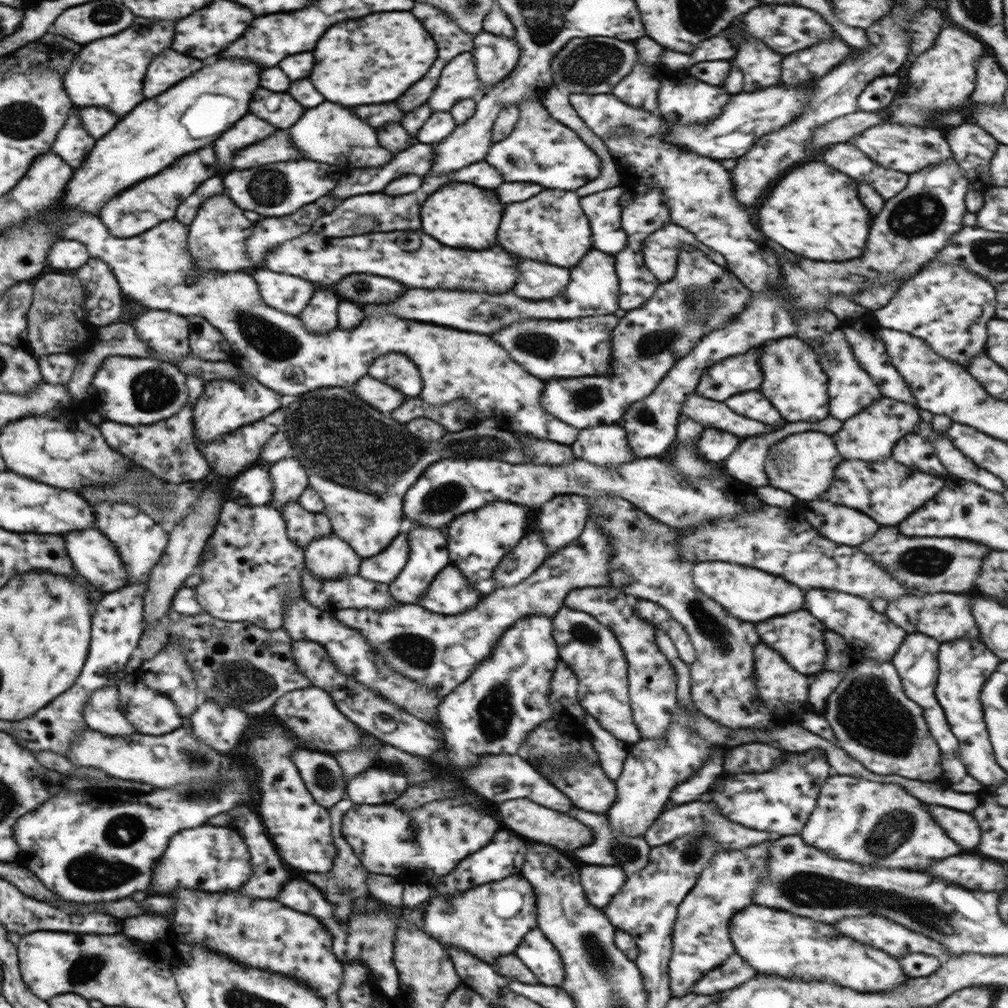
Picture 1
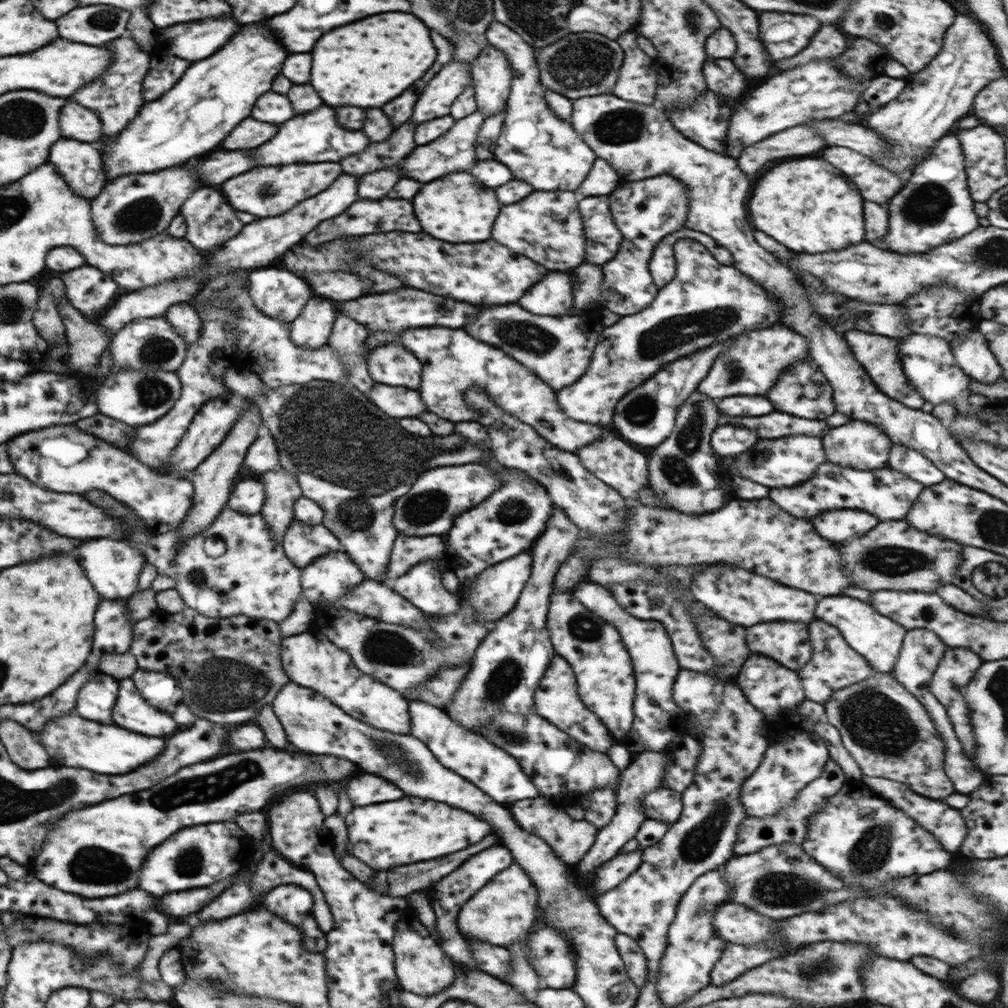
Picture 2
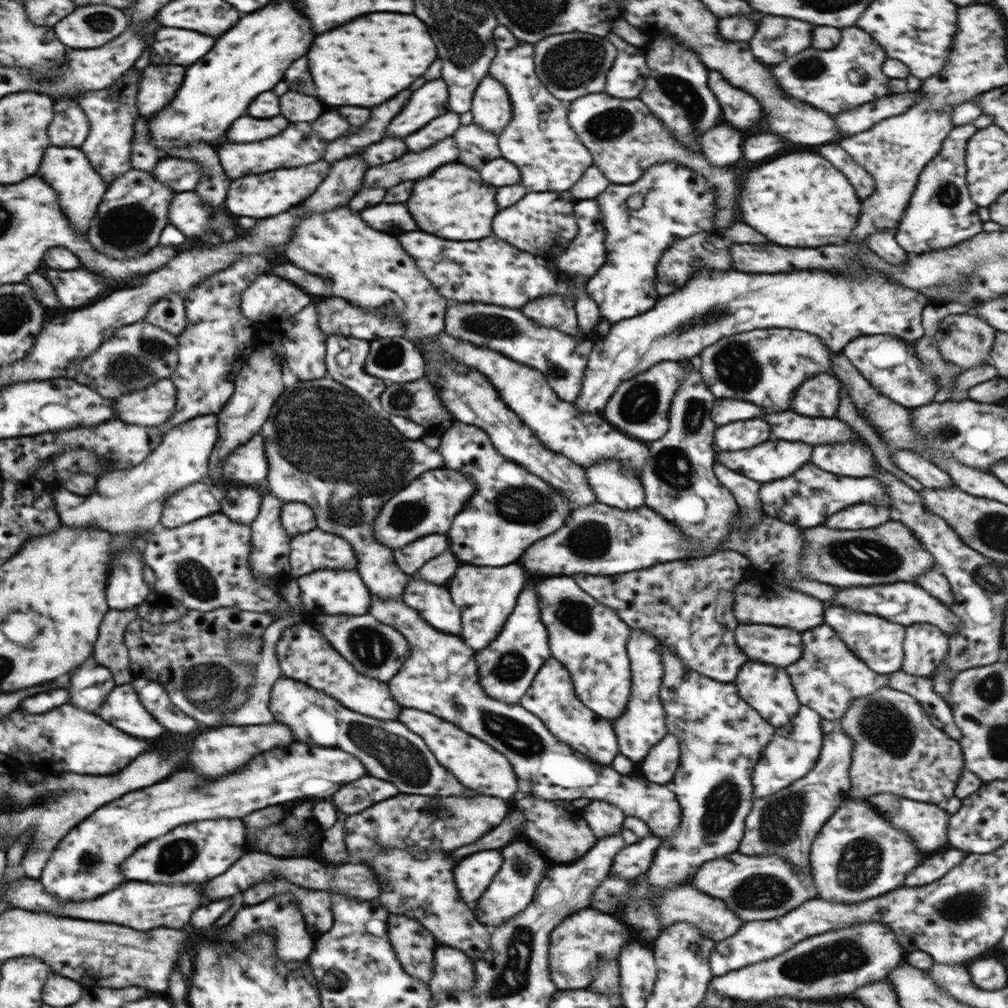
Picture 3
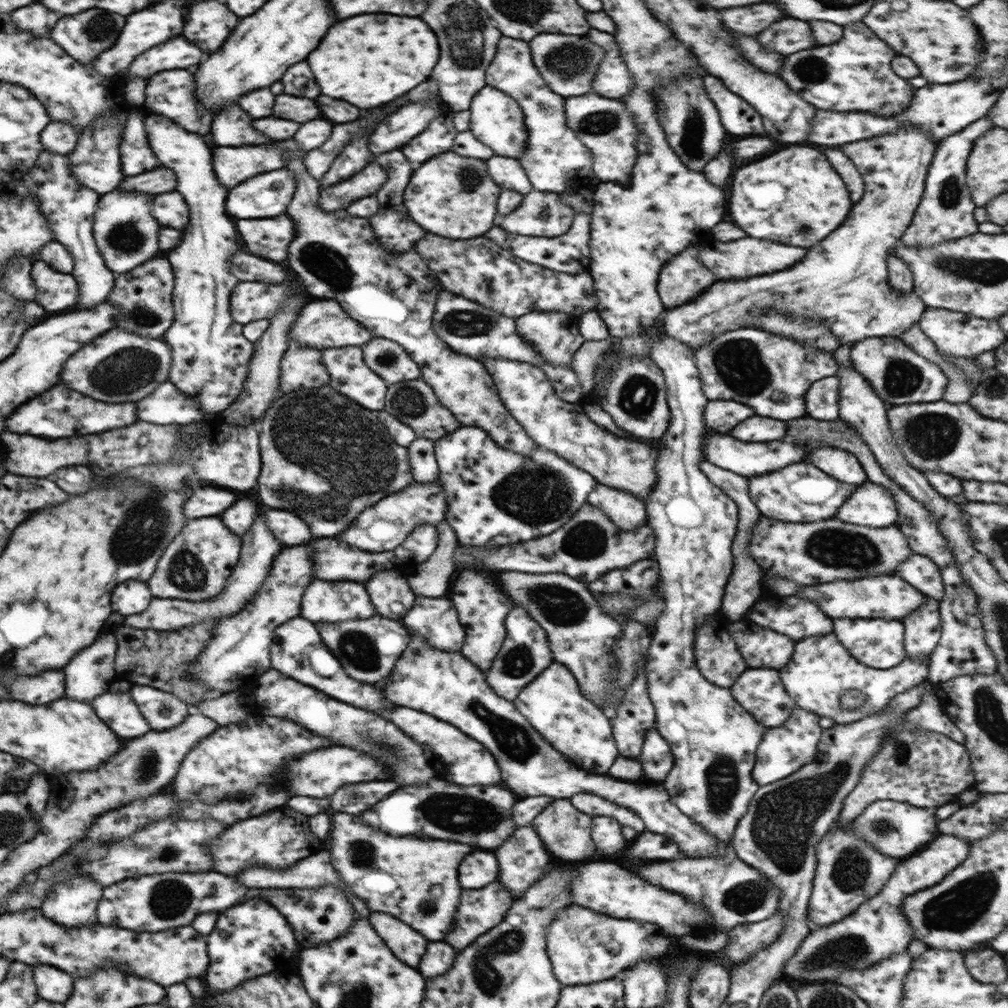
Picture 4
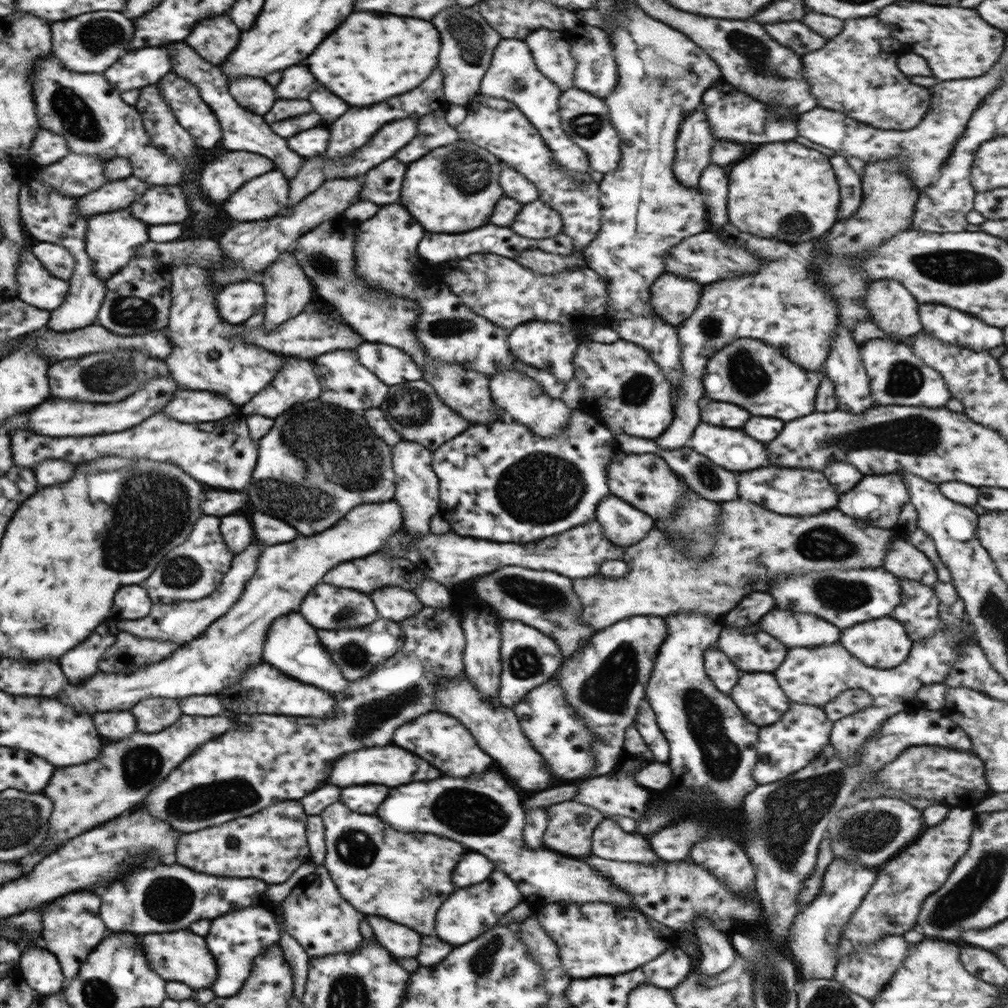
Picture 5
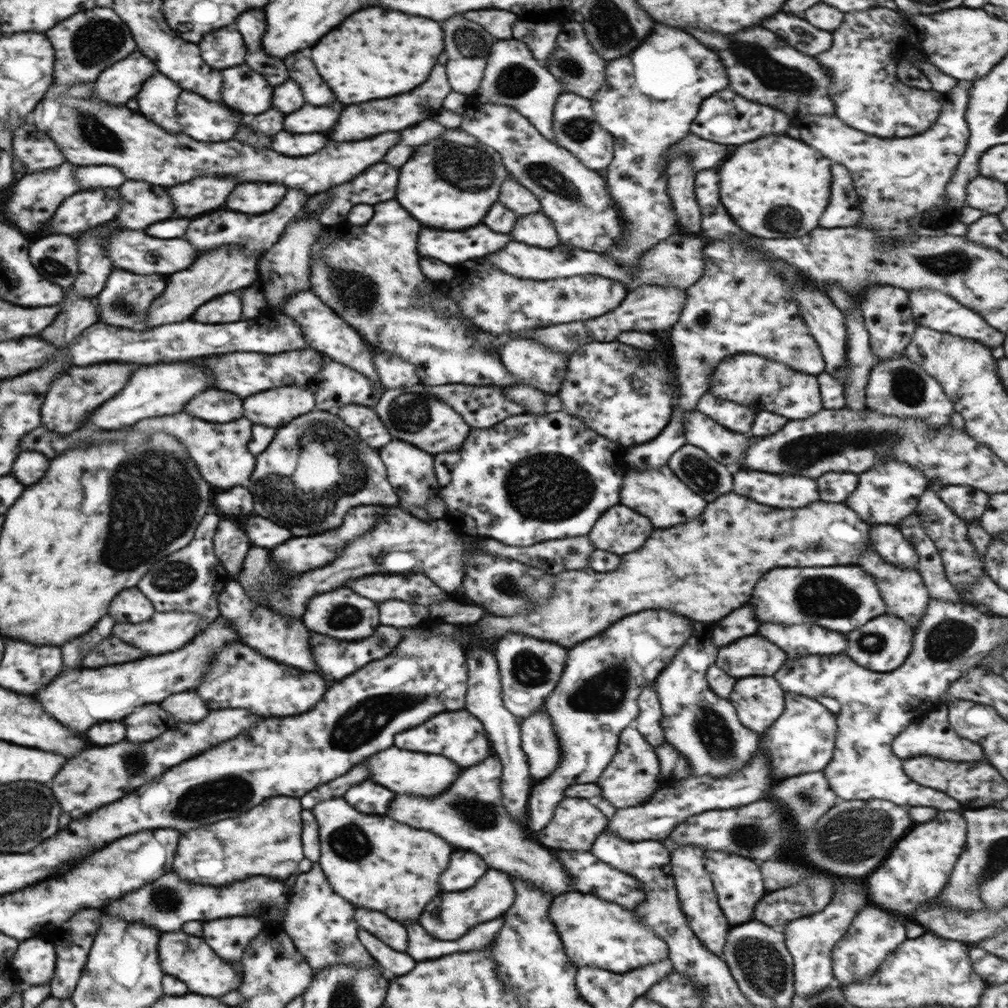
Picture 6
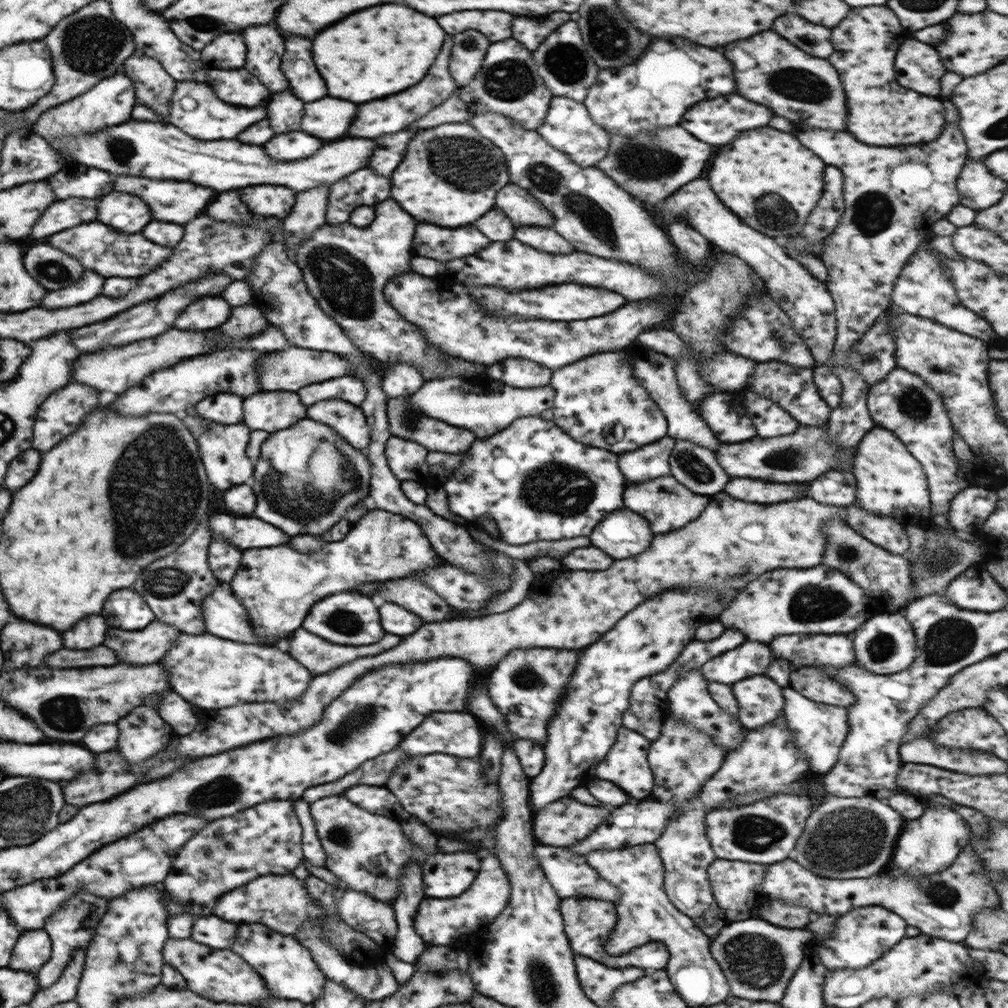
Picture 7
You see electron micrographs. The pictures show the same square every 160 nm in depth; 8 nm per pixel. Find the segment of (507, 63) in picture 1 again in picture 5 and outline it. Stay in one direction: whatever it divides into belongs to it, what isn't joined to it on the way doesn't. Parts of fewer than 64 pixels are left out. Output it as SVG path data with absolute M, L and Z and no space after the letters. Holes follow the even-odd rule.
M480 94L466 108L466 118L455 127L459 138L485 148L533 182L541 201L561 216L562 232L574 240L574 247L586 248L596 238L601 226L599 184L592 180L589 172L572 174L555 163L552 151L544 144L539 132L513 103Z

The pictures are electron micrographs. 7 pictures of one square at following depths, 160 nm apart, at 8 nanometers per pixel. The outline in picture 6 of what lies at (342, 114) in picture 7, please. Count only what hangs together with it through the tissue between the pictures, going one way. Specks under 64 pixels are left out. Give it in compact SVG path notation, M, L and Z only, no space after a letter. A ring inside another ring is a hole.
M334 102L330 106L322 106L322 108L314 108L310 104L306 104L304 108L286 116L284 130L298 132L298 134L328 132L328 130L334 128L342 110L344 110L344 106L340 102Z

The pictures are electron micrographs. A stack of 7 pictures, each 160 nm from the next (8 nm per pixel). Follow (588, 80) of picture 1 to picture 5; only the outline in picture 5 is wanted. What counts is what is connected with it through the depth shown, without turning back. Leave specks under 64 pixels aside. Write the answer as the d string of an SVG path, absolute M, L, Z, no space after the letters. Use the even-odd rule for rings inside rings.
M538 28L528 34L525 43L538 70L556 83L560 90L573 85L575 60L570 52L570 43L564 40L560 31Z

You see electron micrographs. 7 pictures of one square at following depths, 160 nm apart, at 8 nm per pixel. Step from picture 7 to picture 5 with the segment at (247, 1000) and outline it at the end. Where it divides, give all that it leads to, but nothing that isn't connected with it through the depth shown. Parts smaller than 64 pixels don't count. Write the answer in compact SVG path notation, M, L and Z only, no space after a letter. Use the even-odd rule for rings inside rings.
M188 930L138 935L142 952L148 960L152 972L160 975L166 982L178 981L187 984L195 991L210 989L217 979L218 970L214 956L208 951L204 937Z

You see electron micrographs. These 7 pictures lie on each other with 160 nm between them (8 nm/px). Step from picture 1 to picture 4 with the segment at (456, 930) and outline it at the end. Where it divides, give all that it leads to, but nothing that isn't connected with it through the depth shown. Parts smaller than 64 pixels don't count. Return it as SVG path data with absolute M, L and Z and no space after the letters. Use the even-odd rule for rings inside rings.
M526 825L524 828L517 828L509 836L509 839L494 852L499 862L498 879L513 894L513 900L520 898L528 887L540 880L542 874L546 874L546 872L550 872L551 868L554 868L554 865L552 865L554 858L547 851L536 829L530 825Z

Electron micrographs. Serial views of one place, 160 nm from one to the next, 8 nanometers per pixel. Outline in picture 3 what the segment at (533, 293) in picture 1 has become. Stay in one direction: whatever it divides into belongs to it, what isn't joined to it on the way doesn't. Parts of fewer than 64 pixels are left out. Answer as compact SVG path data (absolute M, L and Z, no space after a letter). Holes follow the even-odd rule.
M550 294L550 296L537 298L530 304L526 304L526 308L522 308L522 312L540 326L555 328L572 336L579 334L577 329L578 312L575 310L574 300L565 296Z

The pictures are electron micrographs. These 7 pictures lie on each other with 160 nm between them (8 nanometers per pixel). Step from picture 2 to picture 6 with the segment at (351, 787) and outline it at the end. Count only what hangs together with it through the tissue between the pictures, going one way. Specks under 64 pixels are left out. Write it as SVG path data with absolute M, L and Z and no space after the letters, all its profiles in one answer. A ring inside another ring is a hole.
M362 782L344 794L346 802L358 812L386 815L394 794L375 782Z

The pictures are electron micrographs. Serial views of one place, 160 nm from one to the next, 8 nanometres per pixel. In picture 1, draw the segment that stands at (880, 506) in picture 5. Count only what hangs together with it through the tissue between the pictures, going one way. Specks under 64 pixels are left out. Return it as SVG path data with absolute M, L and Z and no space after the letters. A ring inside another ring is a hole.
M827 500L809 501L802 516L822 536L847 547L857 547L866 542L881 528L874 520L870 520L870 516L857 509L832 504Z

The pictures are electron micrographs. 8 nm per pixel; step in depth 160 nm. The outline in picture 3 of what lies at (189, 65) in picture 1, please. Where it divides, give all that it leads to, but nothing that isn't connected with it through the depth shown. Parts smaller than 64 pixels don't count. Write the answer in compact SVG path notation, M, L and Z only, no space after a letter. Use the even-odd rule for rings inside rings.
M148 66L137 90L140 117L154 117L172 102L184 80L184 66Z

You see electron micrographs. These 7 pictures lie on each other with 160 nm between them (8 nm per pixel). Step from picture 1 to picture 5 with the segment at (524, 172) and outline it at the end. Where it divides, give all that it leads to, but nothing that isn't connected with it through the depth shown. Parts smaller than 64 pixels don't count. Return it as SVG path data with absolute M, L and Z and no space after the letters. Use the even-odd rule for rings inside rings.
M502 39L493 50L490 66L482 79L482 94L502 98L513 103L534 125L544 144L552 151L555 163L569 173L590 172L587 152L584 152L561 127L559 96L561 91L556 83L544 76L536 66L530 49L525 42L516 39Z

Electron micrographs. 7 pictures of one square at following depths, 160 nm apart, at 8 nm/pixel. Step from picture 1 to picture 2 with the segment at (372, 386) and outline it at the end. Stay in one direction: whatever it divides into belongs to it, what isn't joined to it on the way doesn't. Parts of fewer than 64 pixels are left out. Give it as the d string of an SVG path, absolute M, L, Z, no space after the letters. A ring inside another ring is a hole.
M375 382L367 394L384 414L390 414L396 419L419 418L427 411L418 390Z

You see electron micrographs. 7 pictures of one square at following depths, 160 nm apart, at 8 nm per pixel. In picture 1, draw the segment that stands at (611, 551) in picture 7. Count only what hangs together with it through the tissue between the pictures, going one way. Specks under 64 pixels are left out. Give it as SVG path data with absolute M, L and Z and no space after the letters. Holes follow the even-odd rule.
M617 422L580 430L570 448L576 459L598 467L618 469L618 466L634 461L634 453L628 446L626 431L621 422Z

